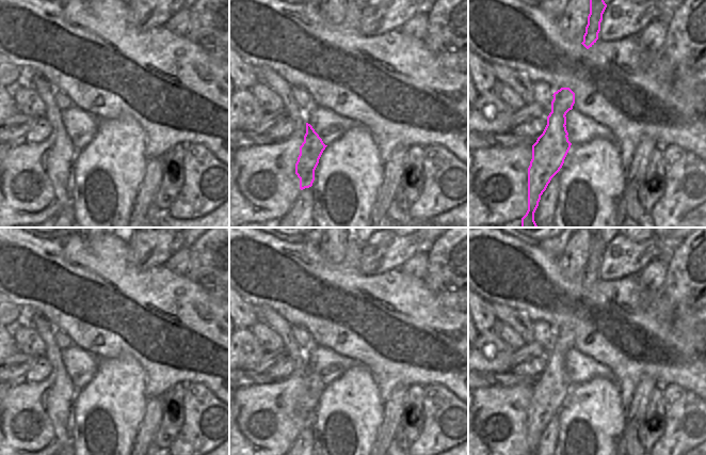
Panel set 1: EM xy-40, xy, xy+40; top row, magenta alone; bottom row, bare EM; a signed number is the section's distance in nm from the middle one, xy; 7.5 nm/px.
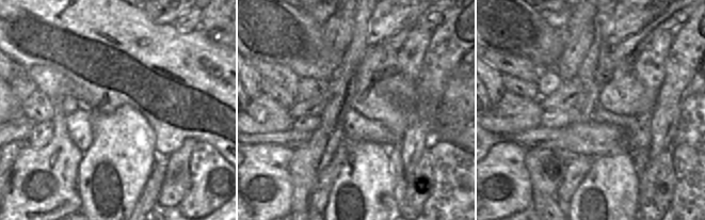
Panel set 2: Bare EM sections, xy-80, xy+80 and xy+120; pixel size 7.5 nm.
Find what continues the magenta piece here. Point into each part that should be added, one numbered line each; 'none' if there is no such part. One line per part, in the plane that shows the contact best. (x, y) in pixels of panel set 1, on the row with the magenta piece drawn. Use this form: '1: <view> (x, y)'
none

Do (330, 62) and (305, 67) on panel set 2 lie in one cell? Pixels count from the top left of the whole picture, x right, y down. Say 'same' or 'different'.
same

